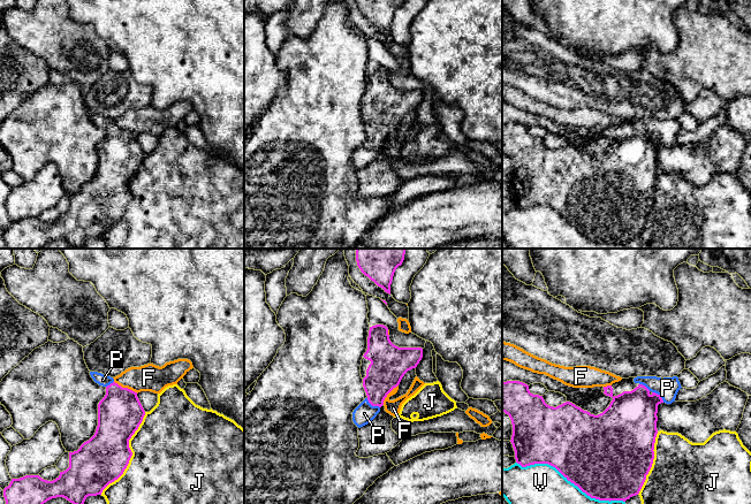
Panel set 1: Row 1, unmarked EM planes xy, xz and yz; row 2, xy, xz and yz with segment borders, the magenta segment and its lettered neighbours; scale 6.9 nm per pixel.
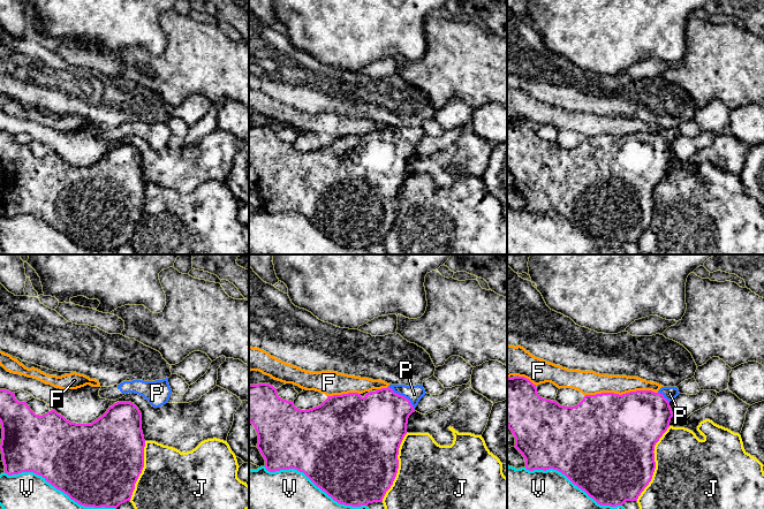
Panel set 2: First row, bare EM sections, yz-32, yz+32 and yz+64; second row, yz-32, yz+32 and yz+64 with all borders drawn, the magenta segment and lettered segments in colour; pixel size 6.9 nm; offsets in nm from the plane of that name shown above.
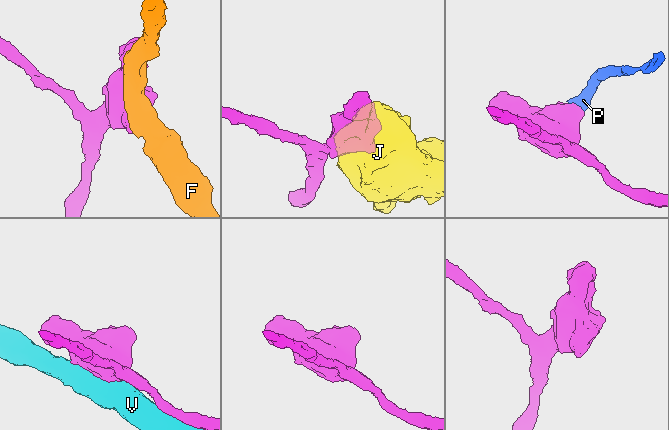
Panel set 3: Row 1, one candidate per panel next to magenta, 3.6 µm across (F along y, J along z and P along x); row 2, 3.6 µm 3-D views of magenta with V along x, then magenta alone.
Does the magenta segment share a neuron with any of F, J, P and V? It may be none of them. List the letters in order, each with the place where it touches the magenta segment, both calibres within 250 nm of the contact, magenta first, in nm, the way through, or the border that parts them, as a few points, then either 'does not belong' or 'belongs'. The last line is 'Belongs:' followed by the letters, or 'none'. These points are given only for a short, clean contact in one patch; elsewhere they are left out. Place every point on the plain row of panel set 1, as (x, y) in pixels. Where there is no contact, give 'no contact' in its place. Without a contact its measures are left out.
F: xy (126, 130) | 320/190 nm | does not belong
J: xy (131, 197) | 340/500 nm | does not belong
P: xz (372, 147) | 240/140 nm | across xz (385, 114), (377, 127), (372, 147), (364, 155) | belongs
V: yz (570, 223) | 500/480 nm | does not belong
Belongs: P

